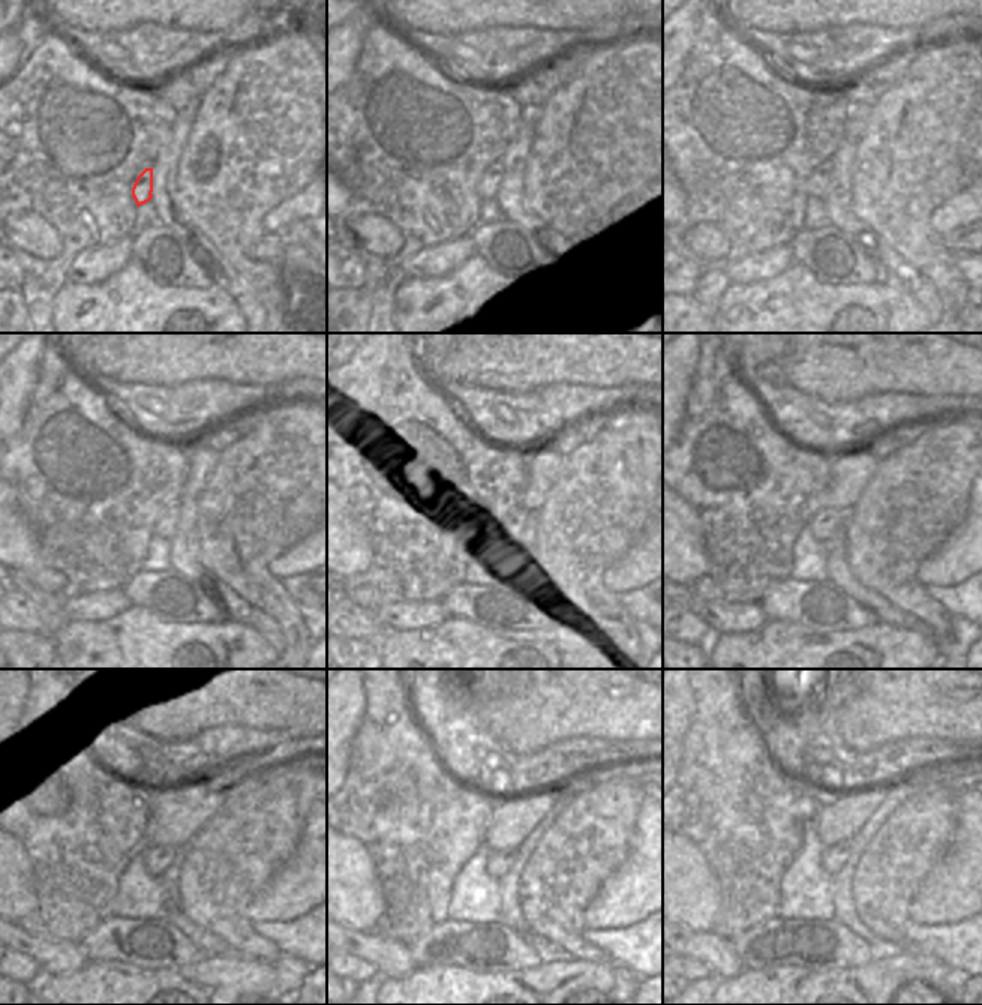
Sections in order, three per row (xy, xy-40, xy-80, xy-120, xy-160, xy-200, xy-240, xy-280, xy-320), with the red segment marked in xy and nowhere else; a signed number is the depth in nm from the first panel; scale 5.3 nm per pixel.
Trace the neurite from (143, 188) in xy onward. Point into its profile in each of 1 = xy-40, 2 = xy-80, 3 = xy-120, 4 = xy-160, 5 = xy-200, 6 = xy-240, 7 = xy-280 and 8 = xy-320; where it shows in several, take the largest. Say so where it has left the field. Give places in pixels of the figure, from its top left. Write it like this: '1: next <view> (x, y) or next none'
1: next xy-40 (490, 182)
2: next xy-80 (820, 182)
3: next xy-120 (171, 521)
4: next xy-160 (498, 527)
5: next xy-200 (825, 524)
6: next xy-240 (156, 858)
7: next xy-280 (498, 861)
8: next xy-320 (834, 857)

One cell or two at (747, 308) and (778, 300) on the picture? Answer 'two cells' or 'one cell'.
one cell

